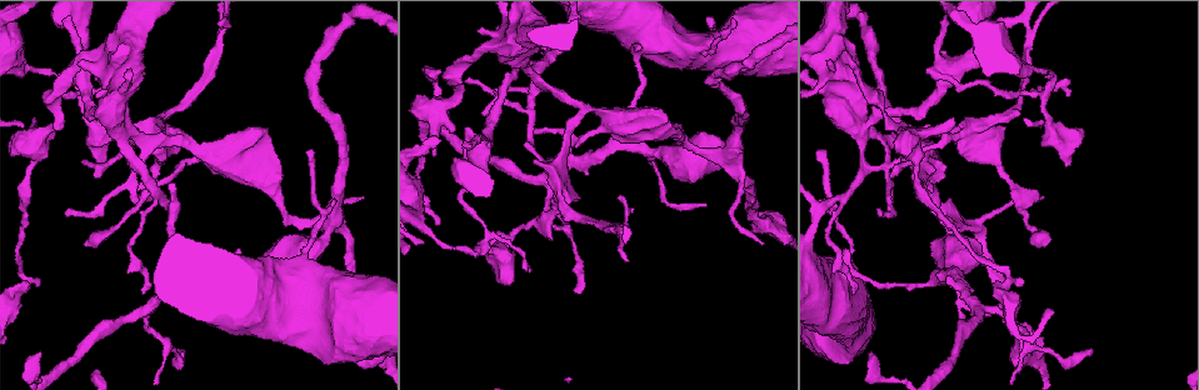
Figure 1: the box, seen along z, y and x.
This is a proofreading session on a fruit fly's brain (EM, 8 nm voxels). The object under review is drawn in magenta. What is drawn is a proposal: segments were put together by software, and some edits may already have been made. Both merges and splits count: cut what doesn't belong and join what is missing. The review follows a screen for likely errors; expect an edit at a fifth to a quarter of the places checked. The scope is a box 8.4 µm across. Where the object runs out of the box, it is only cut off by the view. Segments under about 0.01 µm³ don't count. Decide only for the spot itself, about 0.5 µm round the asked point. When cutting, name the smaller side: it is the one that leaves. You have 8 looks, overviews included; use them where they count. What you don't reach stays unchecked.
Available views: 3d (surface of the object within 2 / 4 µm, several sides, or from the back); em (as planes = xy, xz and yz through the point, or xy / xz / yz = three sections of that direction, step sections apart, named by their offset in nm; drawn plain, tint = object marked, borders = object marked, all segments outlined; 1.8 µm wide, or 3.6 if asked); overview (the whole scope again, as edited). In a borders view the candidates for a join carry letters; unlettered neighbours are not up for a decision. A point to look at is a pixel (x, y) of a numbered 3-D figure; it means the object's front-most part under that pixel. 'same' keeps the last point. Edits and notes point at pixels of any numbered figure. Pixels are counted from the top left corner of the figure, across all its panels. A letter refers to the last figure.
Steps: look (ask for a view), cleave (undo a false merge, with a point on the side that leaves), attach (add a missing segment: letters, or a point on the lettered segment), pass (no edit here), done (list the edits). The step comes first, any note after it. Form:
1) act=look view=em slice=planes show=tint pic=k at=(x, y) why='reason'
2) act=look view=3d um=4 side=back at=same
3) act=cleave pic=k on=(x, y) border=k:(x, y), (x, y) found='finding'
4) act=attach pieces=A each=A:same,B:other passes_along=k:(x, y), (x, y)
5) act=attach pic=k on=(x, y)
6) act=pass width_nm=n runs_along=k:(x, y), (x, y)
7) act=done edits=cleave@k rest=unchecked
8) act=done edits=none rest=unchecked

act=look view=em slice=planes show=plain pic=1 at=(427, 211) why='abrupt turn'

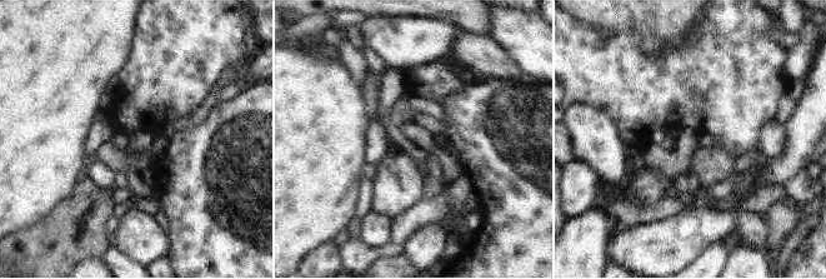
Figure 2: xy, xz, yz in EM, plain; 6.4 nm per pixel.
act=look view=em slice=planes show=borders at=same

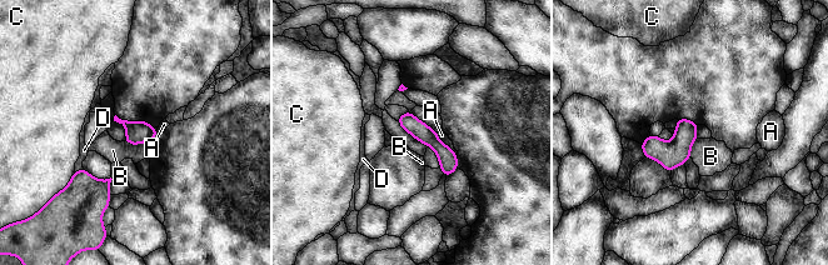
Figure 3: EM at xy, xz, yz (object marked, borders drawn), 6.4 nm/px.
act=pass each=A:other,B:other,C:other,D:other runs_along=3:(402, 120), (425, 134), (454, 165) found='one neuron here'

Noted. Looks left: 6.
act=look view=em slice=xy step=16 show=tint pic=1 at=(548, 217) why='calibre changes'

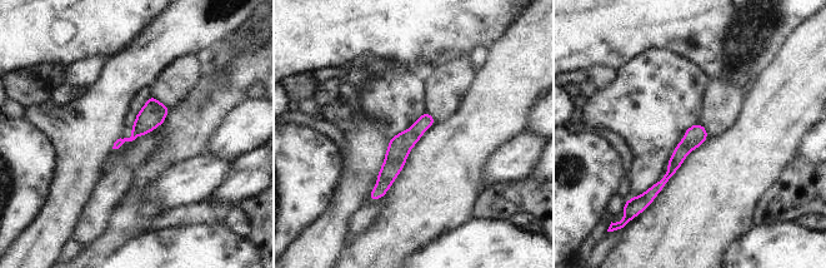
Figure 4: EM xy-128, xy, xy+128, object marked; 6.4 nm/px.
act=look view=em slice=planes show=borders at=same

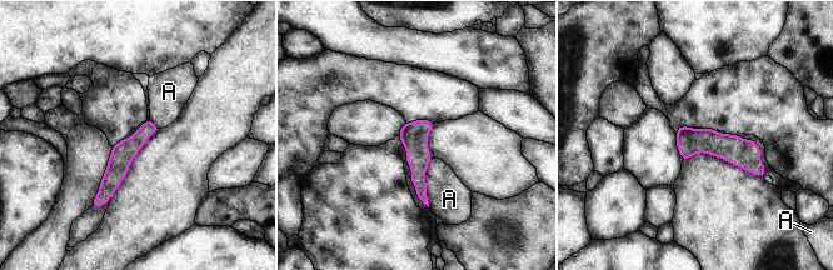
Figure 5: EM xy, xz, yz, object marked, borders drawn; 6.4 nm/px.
act=pass each=A:other runs_along=5:(149, 124), (121, 155), (96, 203) found='all the same neuron'

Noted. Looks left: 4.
act=look view=3d um=2 pic=1 at=(543, 174) why='branch point'

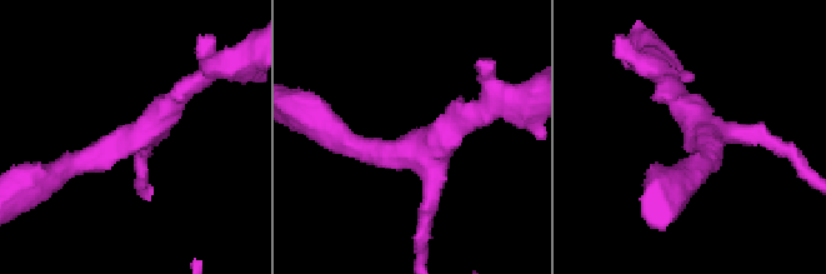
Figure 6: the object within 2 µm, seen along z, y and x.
act=look view=em slice=yz step=8 show=tint pic=6 at=(702, 127) why='shape alone is not enough'

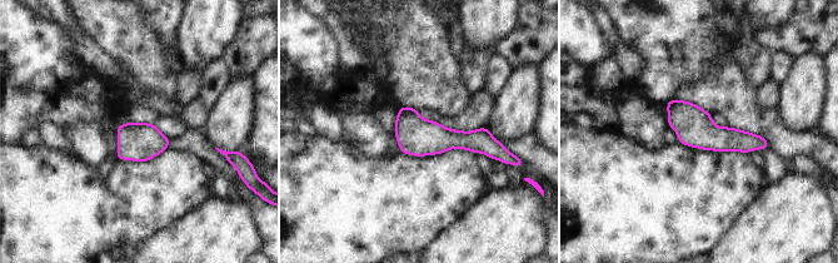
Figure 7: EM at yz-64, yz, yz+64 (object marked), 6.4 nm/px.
act=look view=em slice=planes show=borders at=same why='cut it another way'

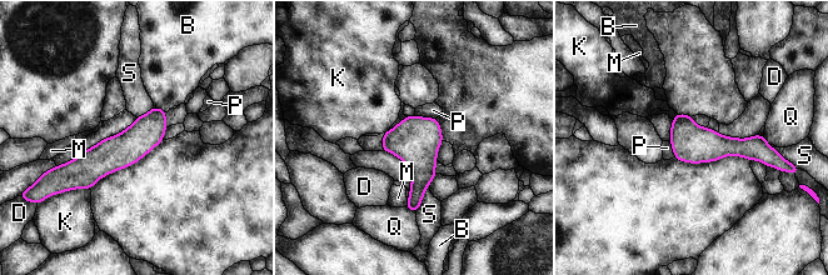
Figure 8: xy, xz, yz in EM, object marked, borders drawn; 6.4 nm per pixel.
act=pass longest_contact=S:200nm each=B:other,D:other,K:other,M:other,P:other,Q:other,S:other found='one neuron here'

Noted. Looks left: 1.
act=done edits=none rest=unchecked

